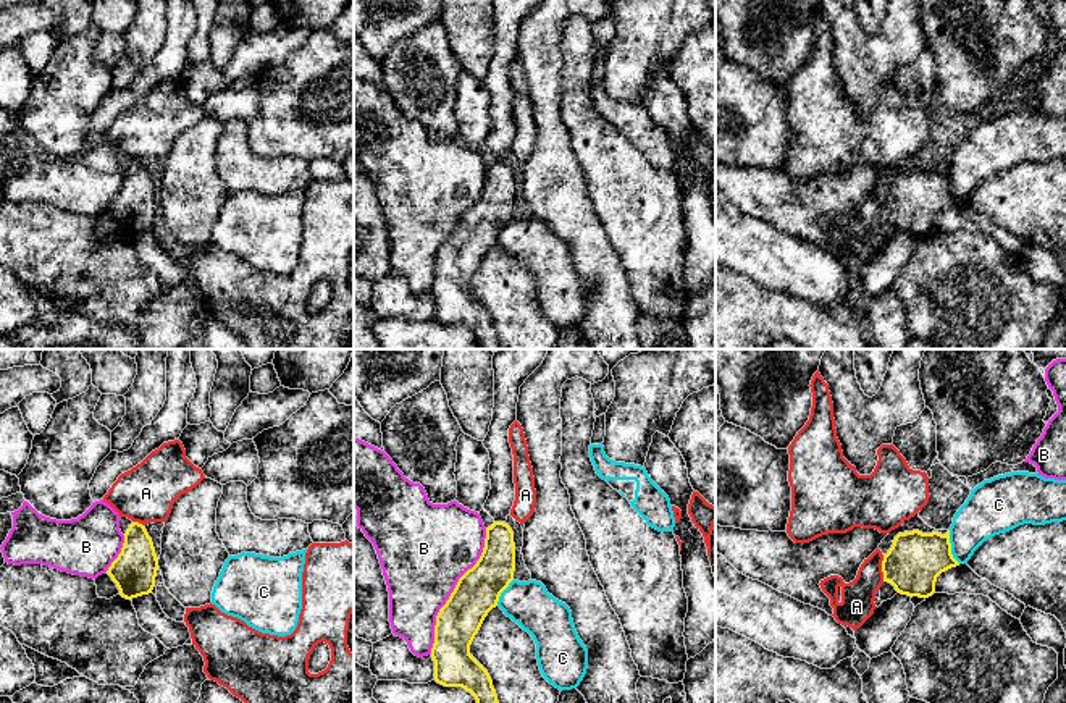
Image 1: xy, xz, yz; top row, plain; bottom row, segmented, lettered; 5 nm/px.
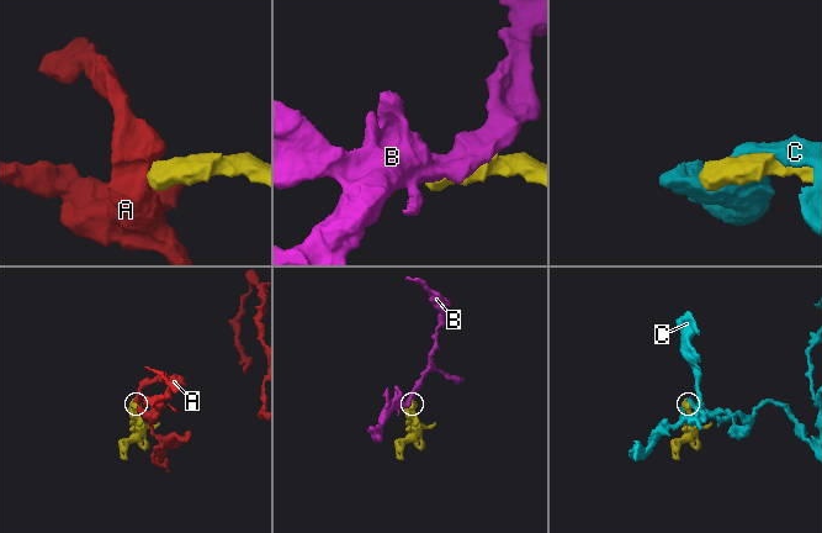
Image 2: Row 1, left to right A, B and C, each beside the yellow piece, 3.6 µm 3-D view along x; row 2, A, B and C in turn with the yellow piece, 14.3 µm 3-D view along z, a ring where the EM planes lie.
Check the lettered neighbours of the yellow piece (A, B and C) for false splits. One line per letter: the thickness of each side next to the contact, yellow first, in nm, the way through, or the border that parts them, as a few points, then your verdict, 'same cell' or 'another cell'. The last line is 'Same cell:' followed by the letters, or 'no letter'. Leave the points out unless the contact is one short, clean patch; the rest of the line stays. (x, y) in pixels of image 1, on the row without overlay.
A: 280 nm thick on the yellow side, 170 nm on the other; another cell
B: 220 nm thick on the yellow side, 440 nm on the other; another cell
C: 280 nm thick on the yellow side, 240 nm on the other; another cell
Same cell: no letter

